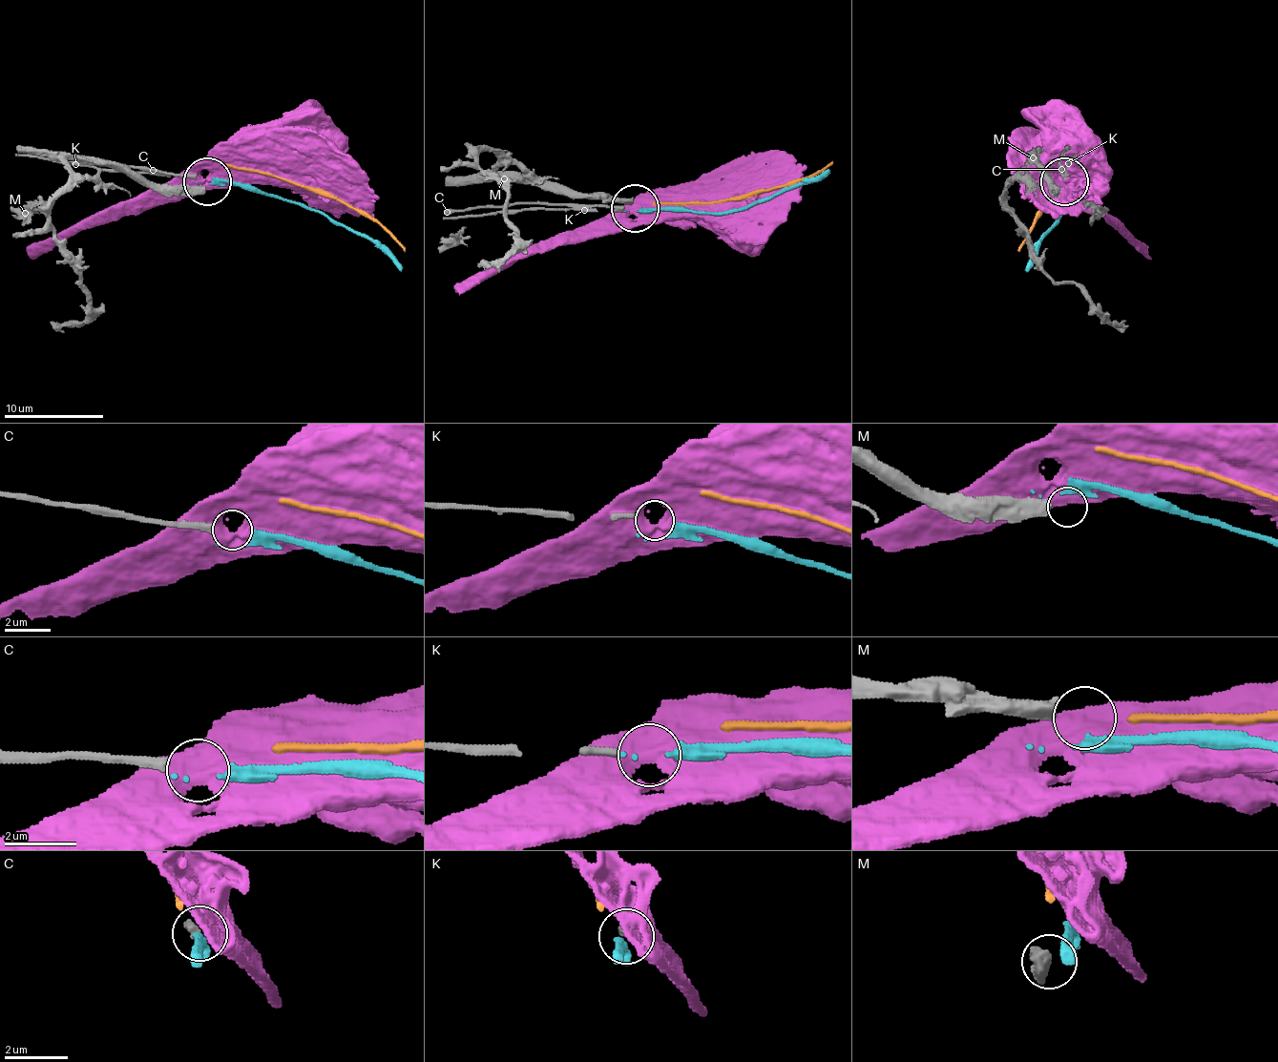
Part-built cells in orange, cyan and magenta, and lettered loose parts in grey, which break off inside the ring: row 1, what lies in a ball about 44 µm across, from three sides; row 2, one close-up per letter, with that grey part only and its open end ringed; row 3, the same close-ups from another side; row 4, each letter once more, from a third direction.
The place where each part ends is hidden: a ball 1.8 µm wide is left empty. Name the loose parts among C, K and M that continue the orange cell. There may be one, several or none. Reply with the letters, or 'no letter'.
no letter

